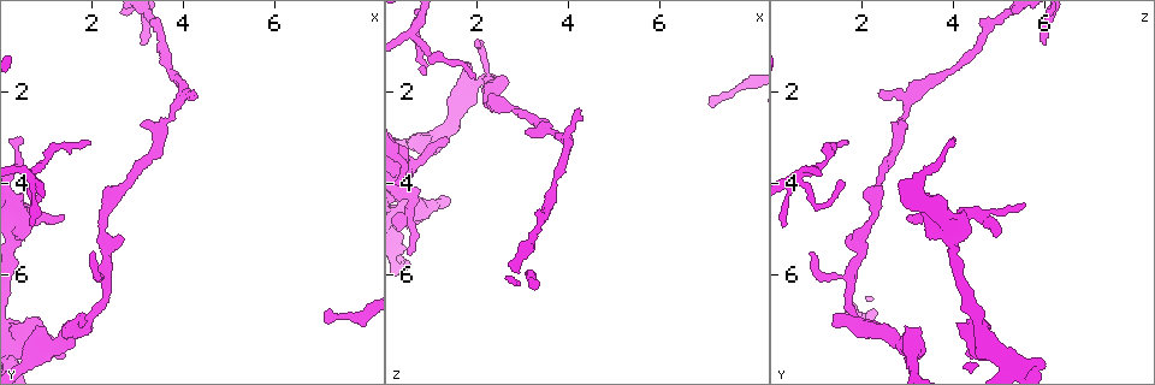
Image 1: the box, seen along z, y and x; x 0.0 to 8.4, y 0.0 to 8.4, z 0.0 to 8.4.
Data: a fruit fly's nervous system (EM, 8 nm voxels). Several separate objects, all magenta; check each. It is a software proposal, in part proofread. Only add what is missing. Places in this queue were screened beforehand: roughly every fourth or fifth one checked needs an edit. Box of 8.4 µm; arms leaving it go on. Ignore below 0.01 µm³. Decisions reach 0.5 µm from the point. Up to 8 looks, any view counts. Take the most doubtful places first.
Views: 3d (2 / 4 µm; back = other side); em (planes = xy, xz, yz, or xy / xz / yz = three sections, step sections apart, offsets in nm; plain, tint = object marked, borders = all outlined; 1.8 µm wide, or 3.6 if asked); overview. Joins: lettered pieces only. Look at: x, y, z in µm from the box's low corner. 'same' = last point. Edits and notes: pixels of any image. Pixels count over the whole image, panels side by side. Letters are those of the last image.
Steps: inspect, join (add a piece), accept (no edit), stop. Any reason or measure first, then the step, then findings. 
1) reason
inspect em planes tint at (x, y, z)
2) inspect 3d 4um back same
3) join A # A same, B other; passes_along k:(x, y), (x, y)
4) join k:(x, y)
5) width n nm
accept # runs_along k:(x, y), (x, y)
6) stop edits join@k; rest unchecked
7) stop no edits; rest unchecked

end of a long branch
inspect em planes borders at (7.20, 6.80, 2.35)

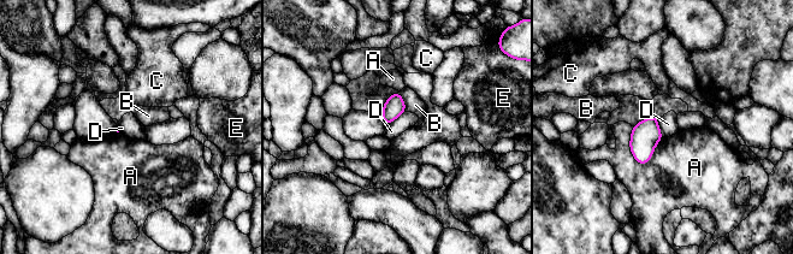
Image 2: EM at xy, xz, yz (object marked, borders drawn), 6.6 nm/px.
accept # A other, B other, C other, D other, E other; border 2:(404, 111), (386, 124); none of them fits

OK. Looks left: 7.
inspect em planes borders at (0.70, 3.95, 0.60)

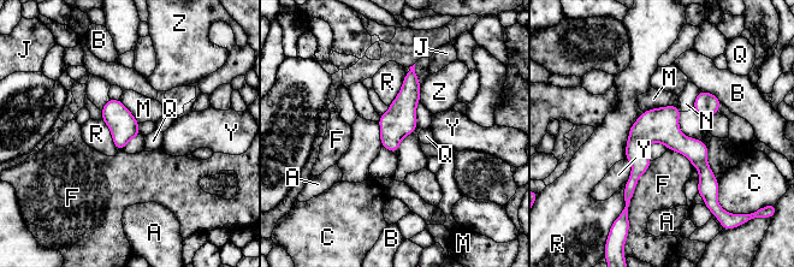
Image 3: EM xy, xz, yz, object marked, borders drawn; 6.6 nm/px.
width 190 nm
accept # A other, B other, C other, F other, J other, M other, N other, Q other, R other, Y other, Z other; border 3:(644, 112), (629, 130), (624, 158); no lettered piece goes on from it

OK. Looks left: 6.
branch stops here
inspect em xy step 8 tint at (1.70, 7.10, 1.35)

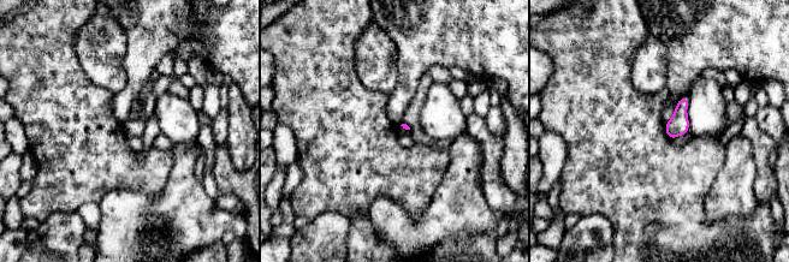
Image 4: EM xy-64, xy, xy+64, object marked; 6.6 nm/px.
another direction
inspect em planes tint same

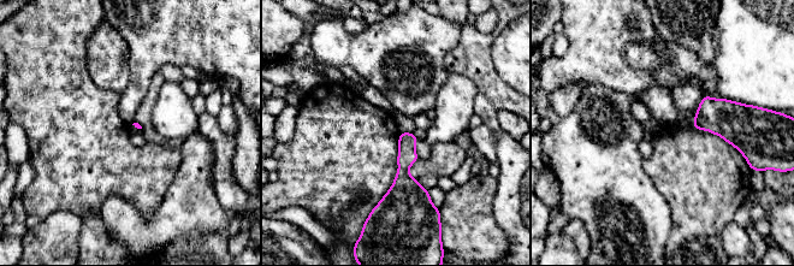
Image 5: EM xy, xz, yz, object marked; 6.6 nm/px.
what lies round it
inspect em planes borders same

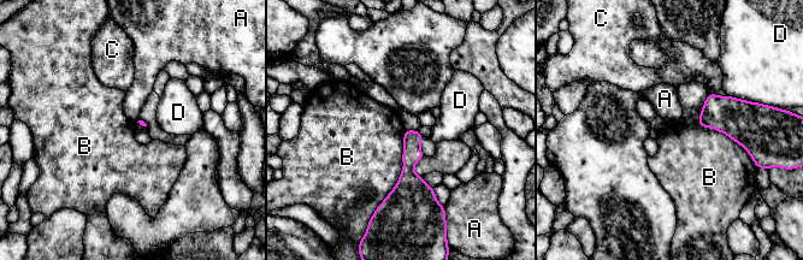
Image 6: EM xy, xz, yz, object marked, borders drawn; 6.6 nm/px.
longest_contact B 500 nm
accept # A other, B other, C other, D other; no lettered piece goes on from it

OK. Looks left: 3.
stop no edits; rest unchecked

